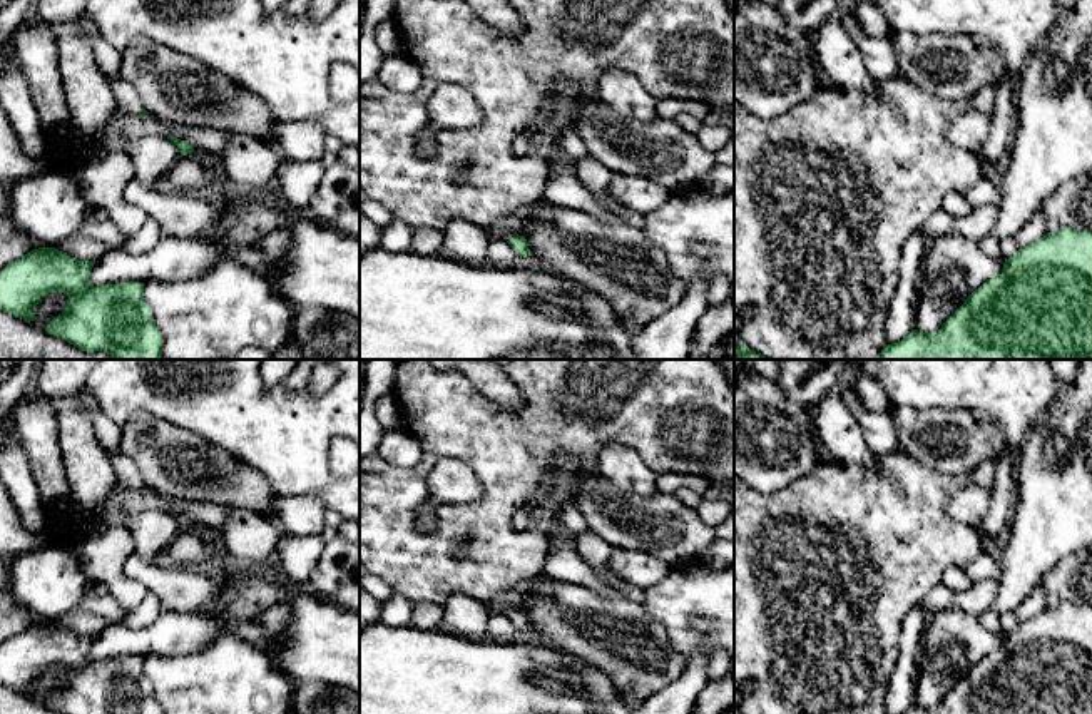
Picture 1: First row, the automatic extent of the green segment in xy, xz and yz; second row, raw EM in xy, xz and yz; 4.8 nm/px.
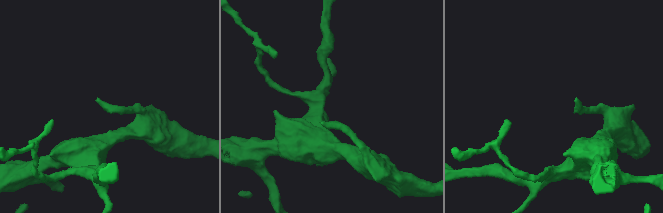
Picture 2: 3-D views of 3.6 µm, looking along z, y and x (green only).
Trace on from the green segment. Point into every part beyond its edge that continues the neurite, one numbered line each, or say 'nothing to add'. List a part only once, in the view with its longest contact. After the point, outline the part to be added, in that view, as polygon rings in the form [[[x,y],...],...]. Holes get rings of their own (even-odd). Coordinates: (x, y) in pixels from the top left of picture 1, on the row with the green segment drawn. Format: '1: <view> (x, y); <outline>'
1: xy (126, 96); [[[107,77],[110,89],[114,92],[117,109],[139,115],[144,110],[142,100],[139,99],[137,90],[120,77]]]

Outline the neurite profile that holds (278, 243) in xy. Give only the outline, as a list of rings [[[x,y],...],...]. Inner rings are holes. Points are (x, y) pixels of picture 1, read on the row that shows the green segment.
[[[274,229],[263,242],[264,254],[274,263],[284,263],[286,254],[291,251],[293,236],[288,229]]]

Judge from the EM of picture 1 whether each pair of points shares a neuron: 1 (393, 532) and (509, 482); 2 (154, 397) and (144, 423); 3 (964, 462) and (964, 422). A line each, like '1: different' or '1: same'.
1: same
2: different
3: same

